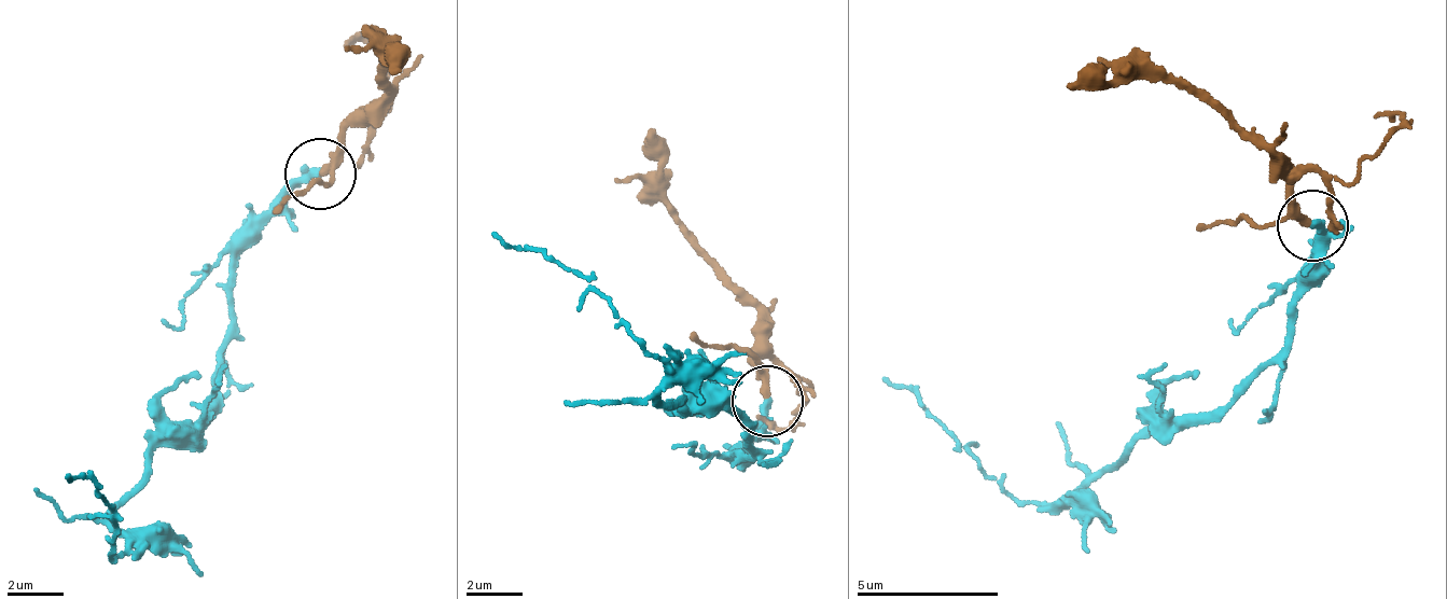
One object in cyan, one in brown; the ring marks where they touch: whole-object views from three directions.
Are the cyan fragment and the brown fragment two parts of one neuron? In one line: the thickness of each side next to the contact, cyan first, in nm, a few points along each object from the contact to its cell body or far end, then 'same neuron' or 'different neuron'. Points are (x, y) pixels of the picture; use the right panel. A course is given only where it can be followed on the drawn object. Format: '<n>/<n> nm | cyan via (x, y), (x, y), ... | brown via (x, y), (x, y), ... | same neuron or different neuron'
280/200 nm | cyan via (1311, 224), (1320, 238), (1296, 288), (1287, 357), (1178, 431), (1157, 423), (1052, 506), (1014, 497), (886, 376) | brown via (1311, 224), (1290, 180), (1265, 148), (1170, 83), (1088, 82), (1069, 87) | same neuron

